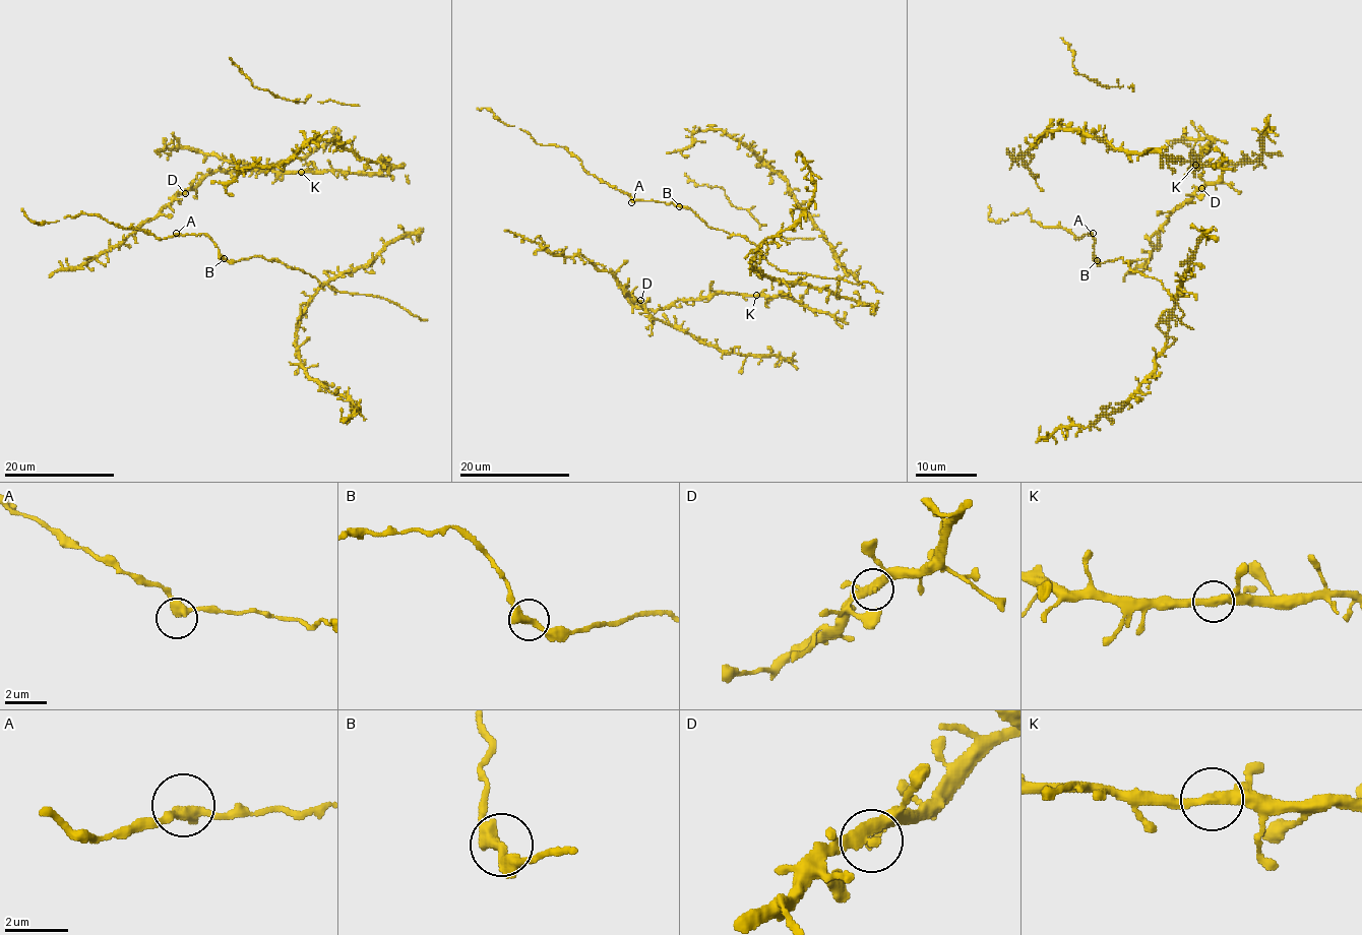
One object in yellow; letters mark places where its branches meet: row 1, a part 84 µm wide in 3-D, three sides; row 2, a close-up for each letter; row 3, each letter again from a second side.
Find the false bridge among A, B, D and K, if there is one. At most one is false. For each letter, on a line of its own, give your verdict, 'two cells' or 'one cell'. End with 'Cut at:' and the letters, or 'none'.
A: one cell
B: one cell
D: one cell
K: one cell
Cut at: none

